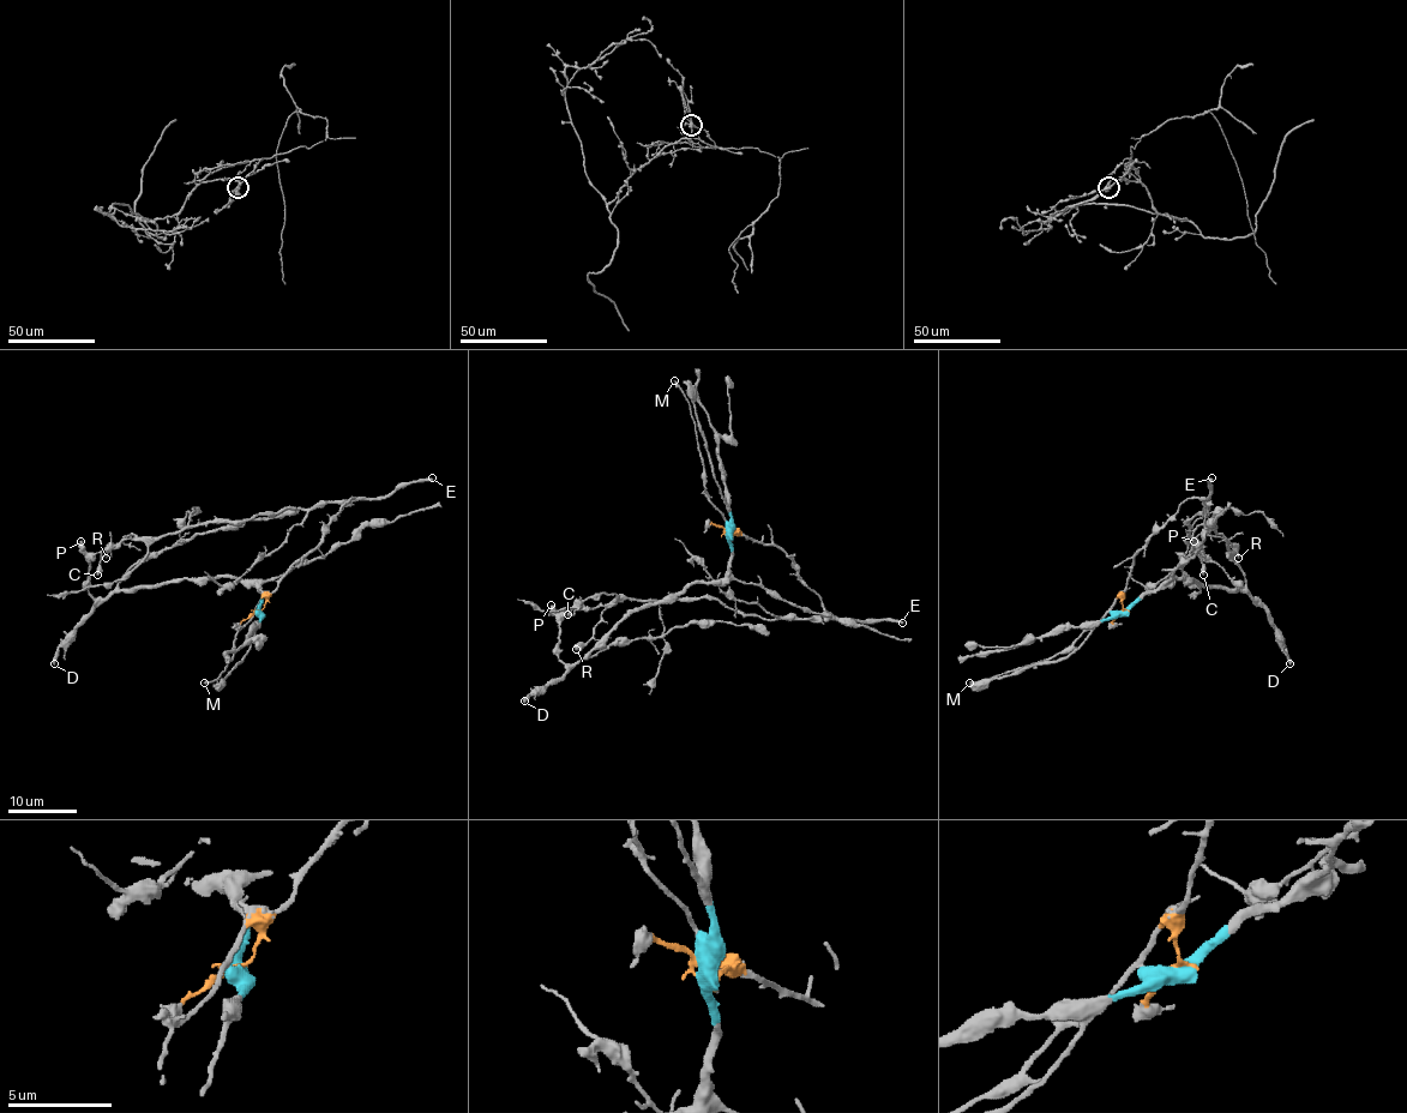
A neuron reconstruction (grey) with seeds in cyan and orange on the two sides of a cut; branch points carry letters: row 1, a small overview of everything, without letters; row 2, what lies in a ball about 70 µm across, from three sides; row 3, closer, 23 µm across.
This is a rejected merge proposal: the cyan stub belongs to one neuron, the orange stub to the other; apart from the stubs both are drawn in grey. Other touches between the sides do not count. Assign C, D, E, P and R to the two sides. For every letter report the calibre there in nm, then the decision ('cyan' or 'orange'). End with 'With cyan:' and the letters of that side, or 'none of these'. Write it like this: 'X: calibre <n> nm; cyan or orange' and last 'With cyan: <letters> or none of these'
C: calibre 380 nm; orange
D: calibre 360 nm; cyan
E: calibre 340 nm; orange
P: calibre 440 nm; cyan
R: calibre 200 nm; orange
With cyan: D, P

